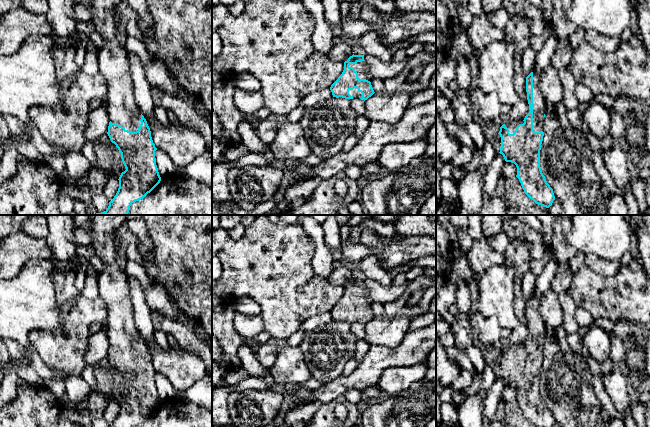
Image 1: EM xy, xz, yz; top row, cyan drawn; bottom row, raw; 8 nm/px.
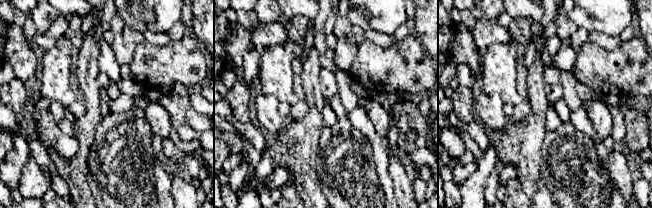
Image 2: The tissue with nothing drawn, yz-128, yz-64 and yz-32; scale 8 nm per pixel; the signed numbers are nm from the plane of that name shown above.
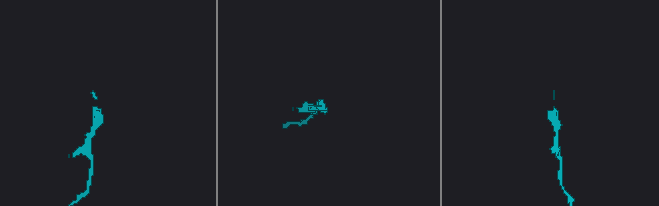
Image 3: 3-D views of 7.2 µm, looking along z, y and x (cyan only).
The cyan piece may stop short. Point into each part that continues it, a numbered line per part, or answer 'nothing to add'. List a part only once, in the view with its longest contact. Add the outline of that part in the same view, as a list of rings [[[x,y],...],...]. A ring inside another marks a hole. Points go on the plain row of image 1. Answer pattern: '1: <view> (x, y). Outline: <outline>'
1: xz (361, 292). Outline: [[[365,285],[350,288],[349,291],[353,291],[355,293],[355,295],[358,297],[359,303],[366,303],[368,305],[371,304],[370,300],[368,299],[368,291]]]
2: yz (539, 325). Outline: [[[534,290],[533,294],[533,354],[535,356],[543,355],[544,334],[546,324],[540,312],[540,300]]]

